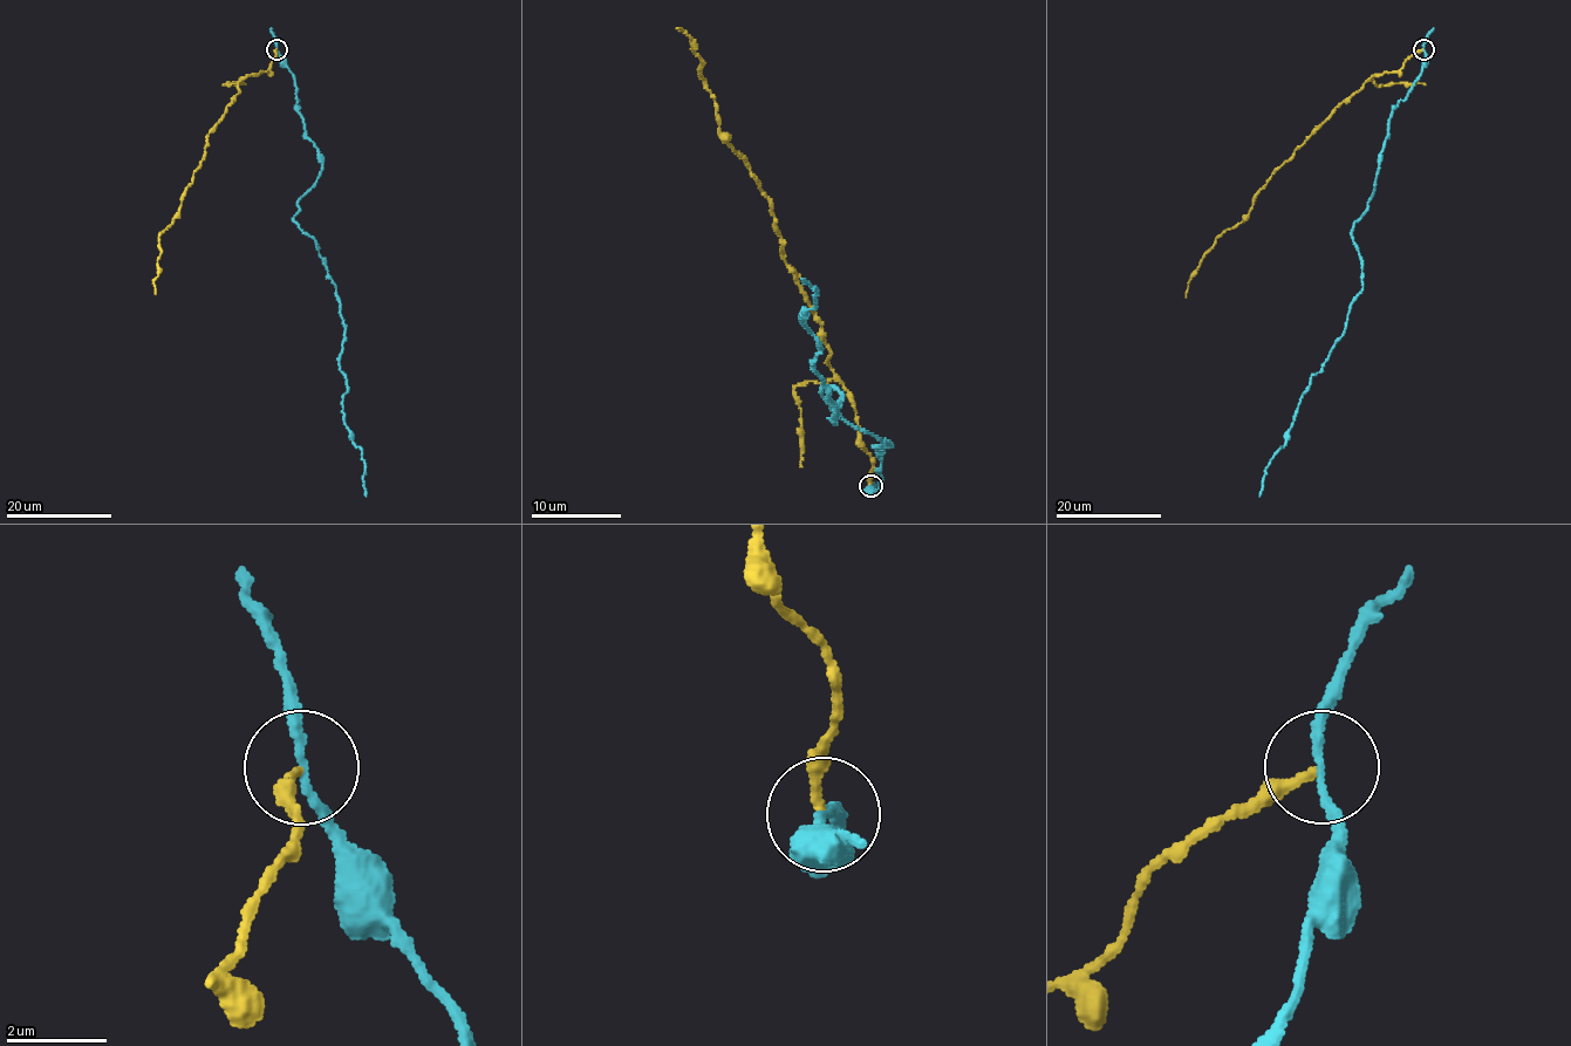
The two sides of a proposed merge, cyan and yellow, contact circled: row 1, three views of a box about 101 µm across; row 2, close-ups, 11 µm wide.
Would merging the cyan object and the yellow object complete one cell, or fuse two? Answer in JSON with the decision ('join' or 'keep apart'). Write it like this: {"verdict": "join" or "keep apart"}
{"verdict": "keep apart"}

